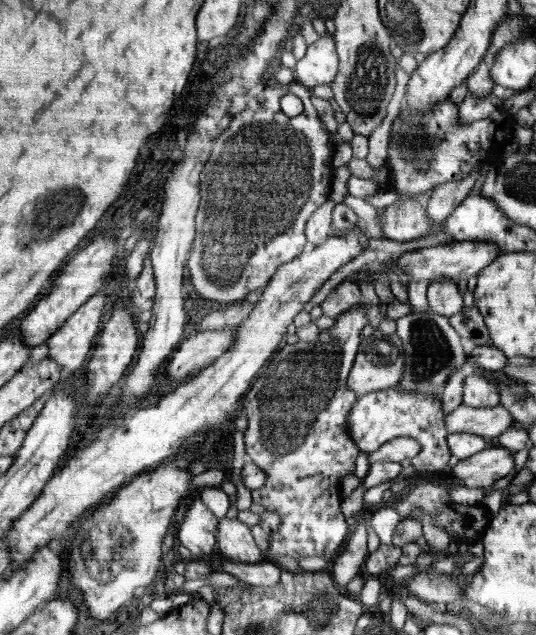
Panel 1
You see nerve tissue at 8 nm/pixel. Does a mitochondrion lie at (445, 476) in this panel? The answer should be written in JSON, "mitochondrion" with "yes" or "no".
{"mitochondrion":"no"}

